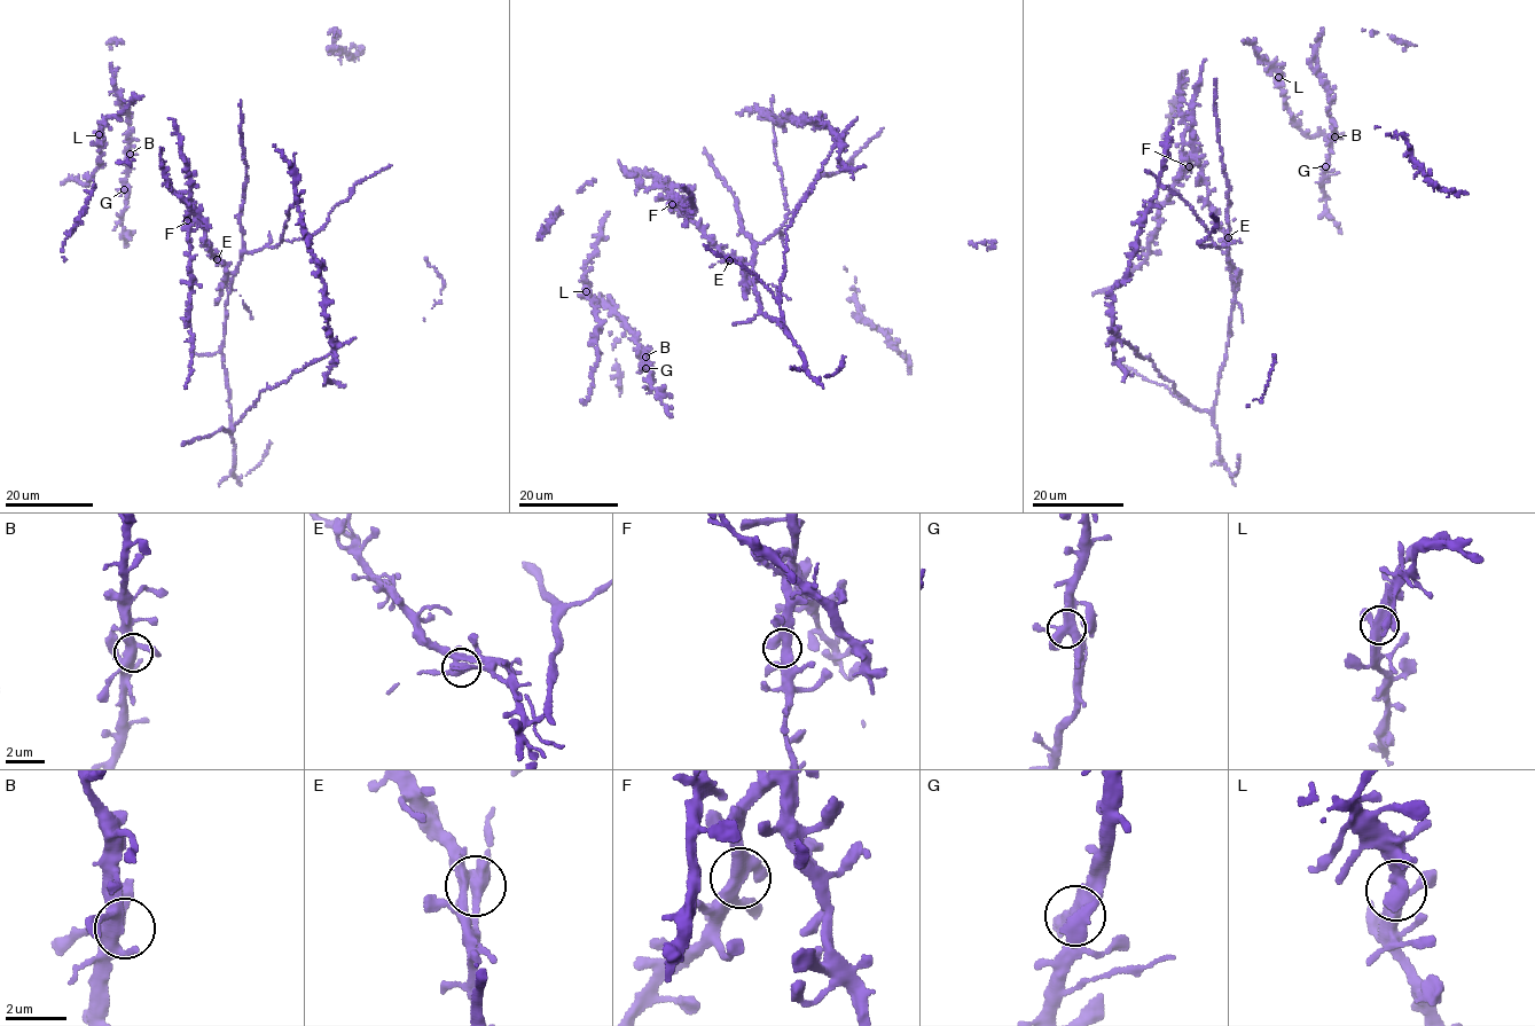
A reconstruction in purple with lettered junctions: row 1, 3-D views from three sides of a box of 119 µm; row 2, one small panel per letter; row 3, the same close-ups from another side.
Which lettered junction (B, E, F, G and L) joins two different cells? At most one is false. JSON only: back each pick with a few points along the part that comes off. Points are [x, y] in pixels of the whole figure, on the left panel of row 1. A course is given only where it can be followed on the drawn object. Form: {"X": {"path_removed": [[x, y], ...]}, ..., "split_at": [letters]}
{"split_at": []}

